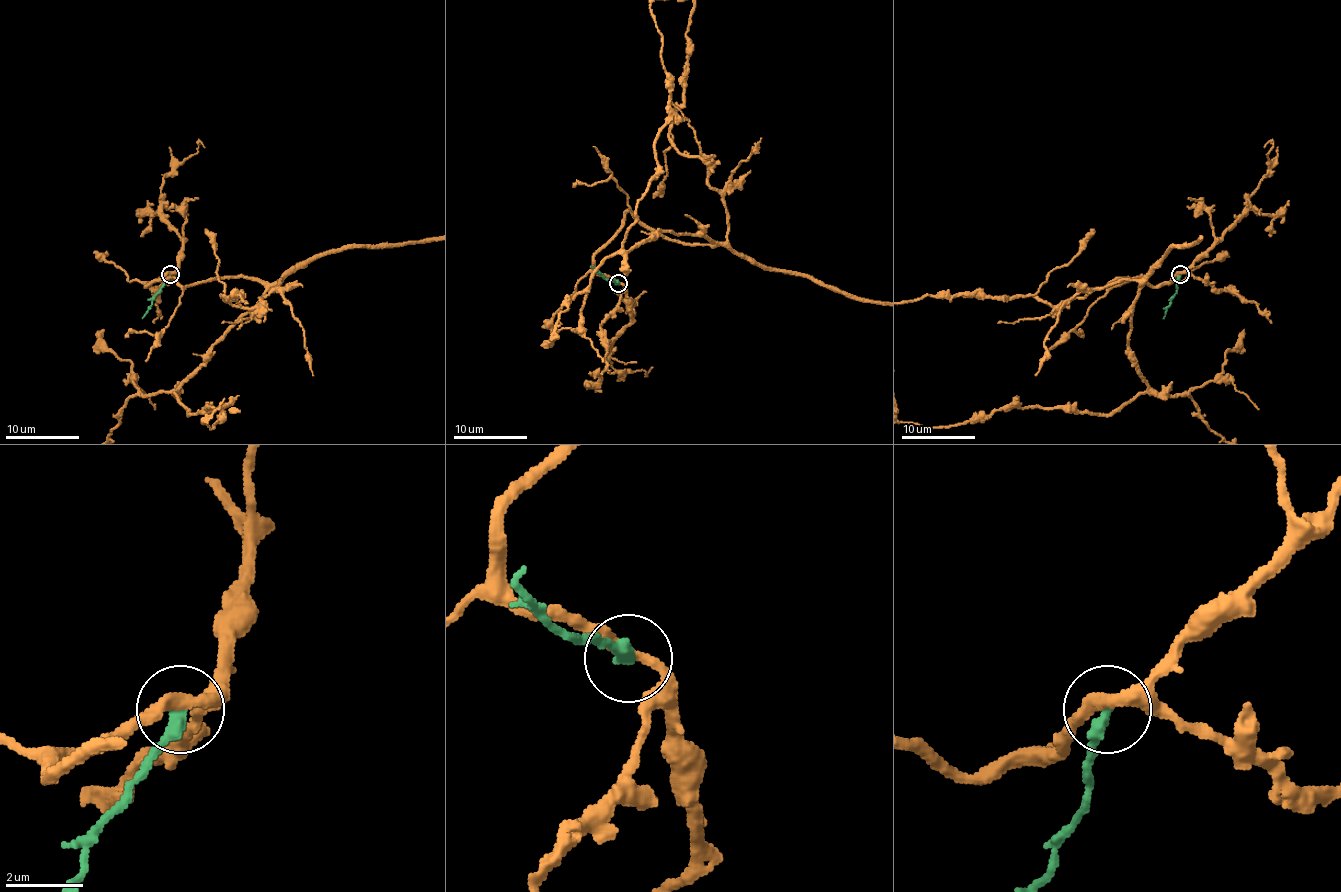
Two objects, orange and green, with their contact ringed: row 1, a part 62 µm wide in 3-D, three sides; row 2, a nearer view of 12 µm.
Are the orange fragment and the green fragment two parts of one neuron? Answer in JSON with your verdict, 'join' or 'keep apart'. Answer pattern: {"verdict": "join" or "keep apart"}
{"verdict": "keep apart"}

